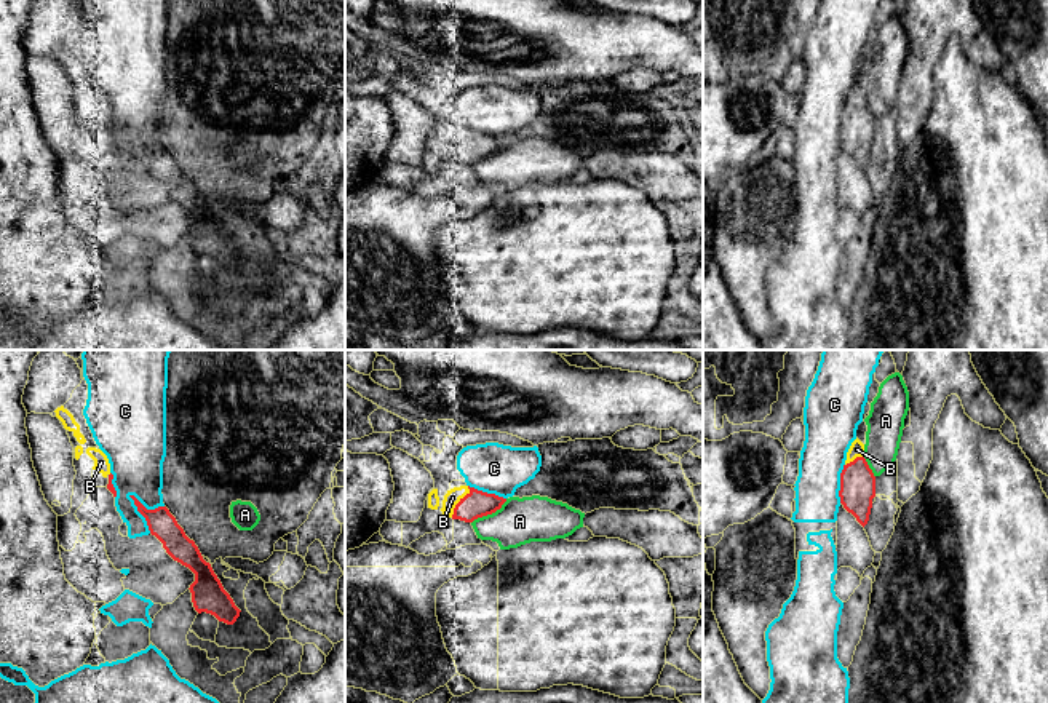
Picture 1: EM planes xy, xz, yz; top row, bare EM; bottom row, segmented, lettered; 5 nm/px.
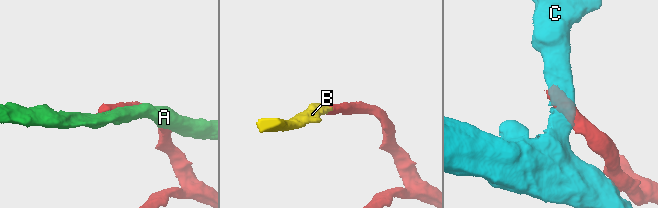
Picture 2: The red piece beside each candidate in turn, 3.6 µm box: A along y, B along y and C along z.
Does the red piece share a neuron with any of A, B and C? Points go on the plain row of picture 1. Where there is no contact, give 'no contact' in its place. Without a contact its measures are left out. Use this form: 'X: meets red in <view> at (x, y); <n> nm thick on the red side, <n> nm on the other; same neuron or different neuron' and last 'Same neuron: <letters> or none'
A: meets red in xz at (489, 155); 140 nm thick on the red side, 240 nm on the other; different neuron
B: meets red in xz at (459, 144); 140 nm thick on the red side, 80 nm on the other; same neuron
C: meets red in xy at (139, 154); 140 nm thick on the red side, 280 nm on the other; different neuron
Same neuron: B

